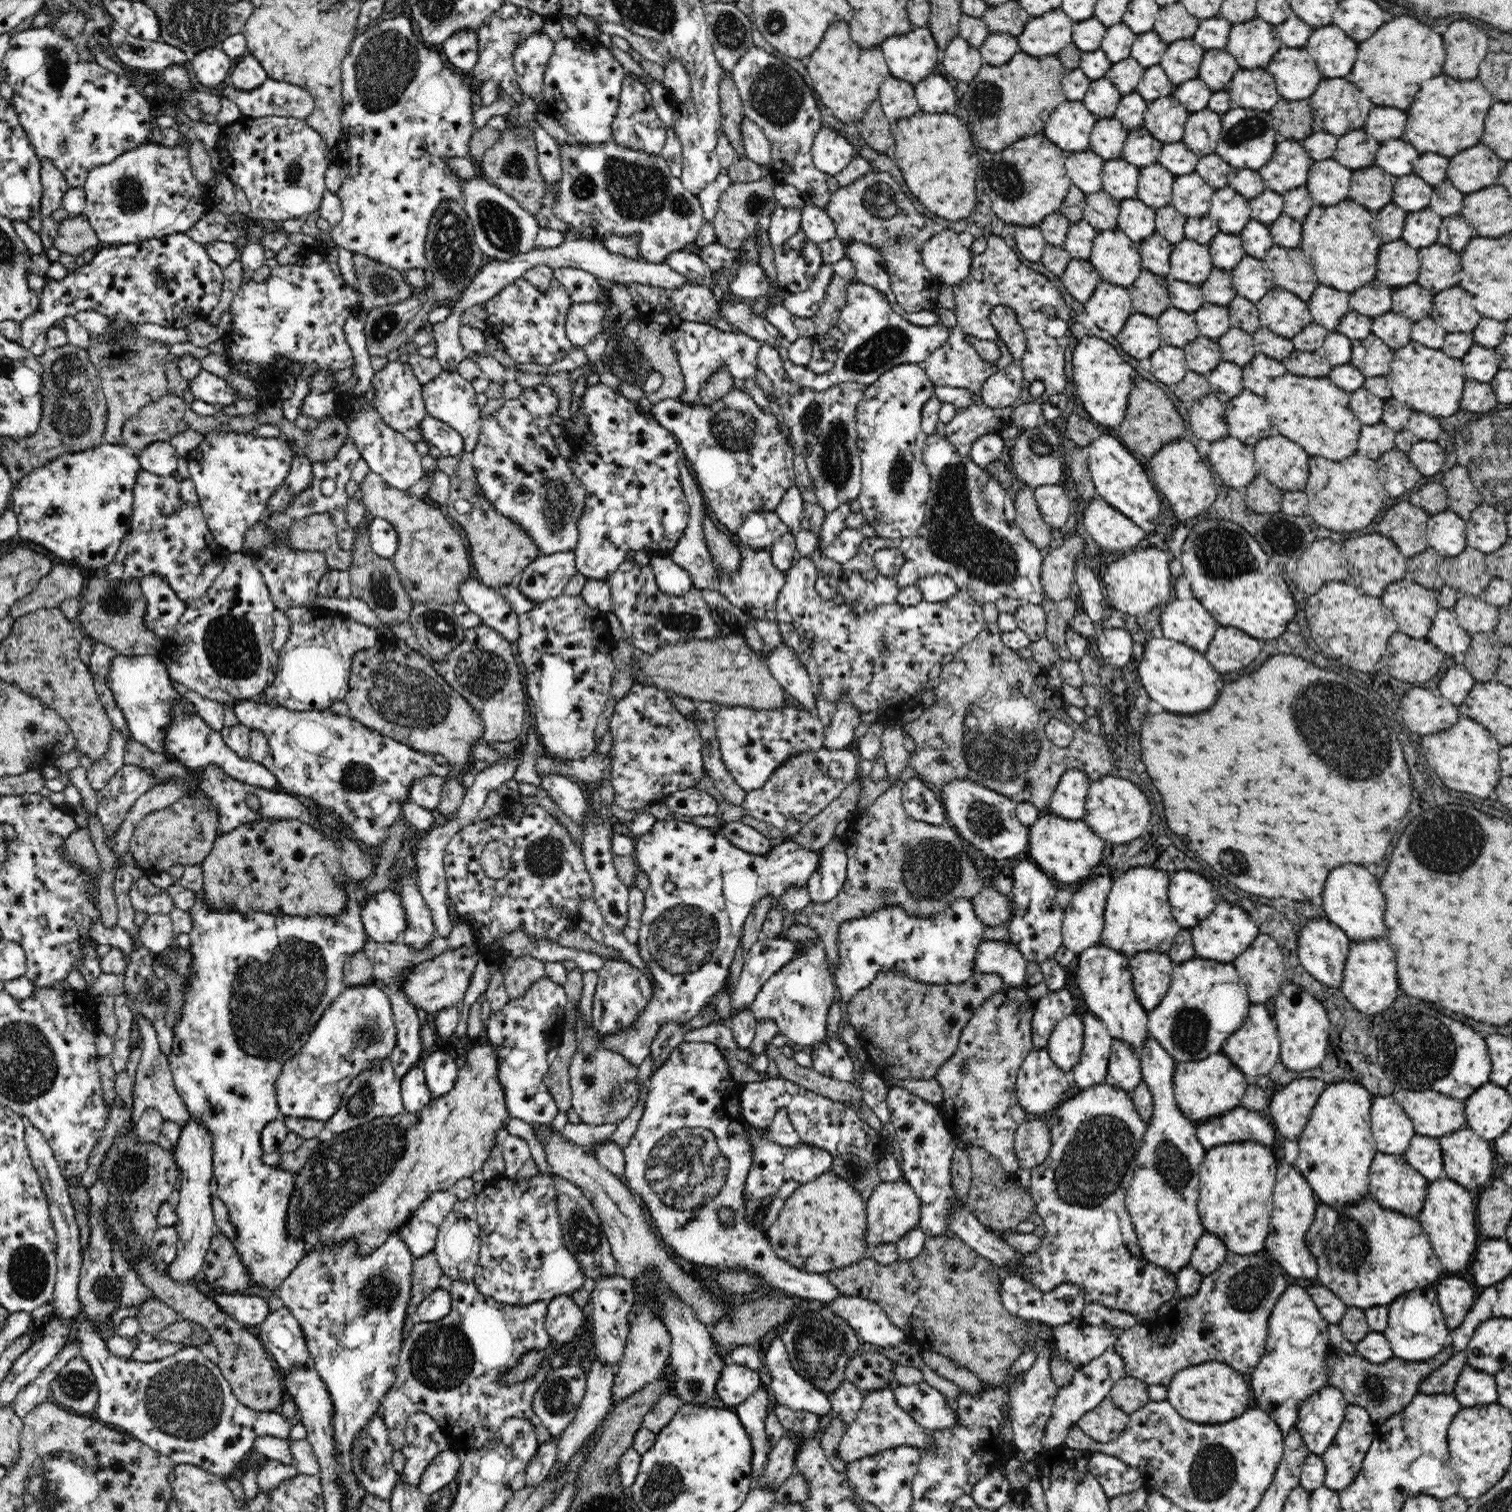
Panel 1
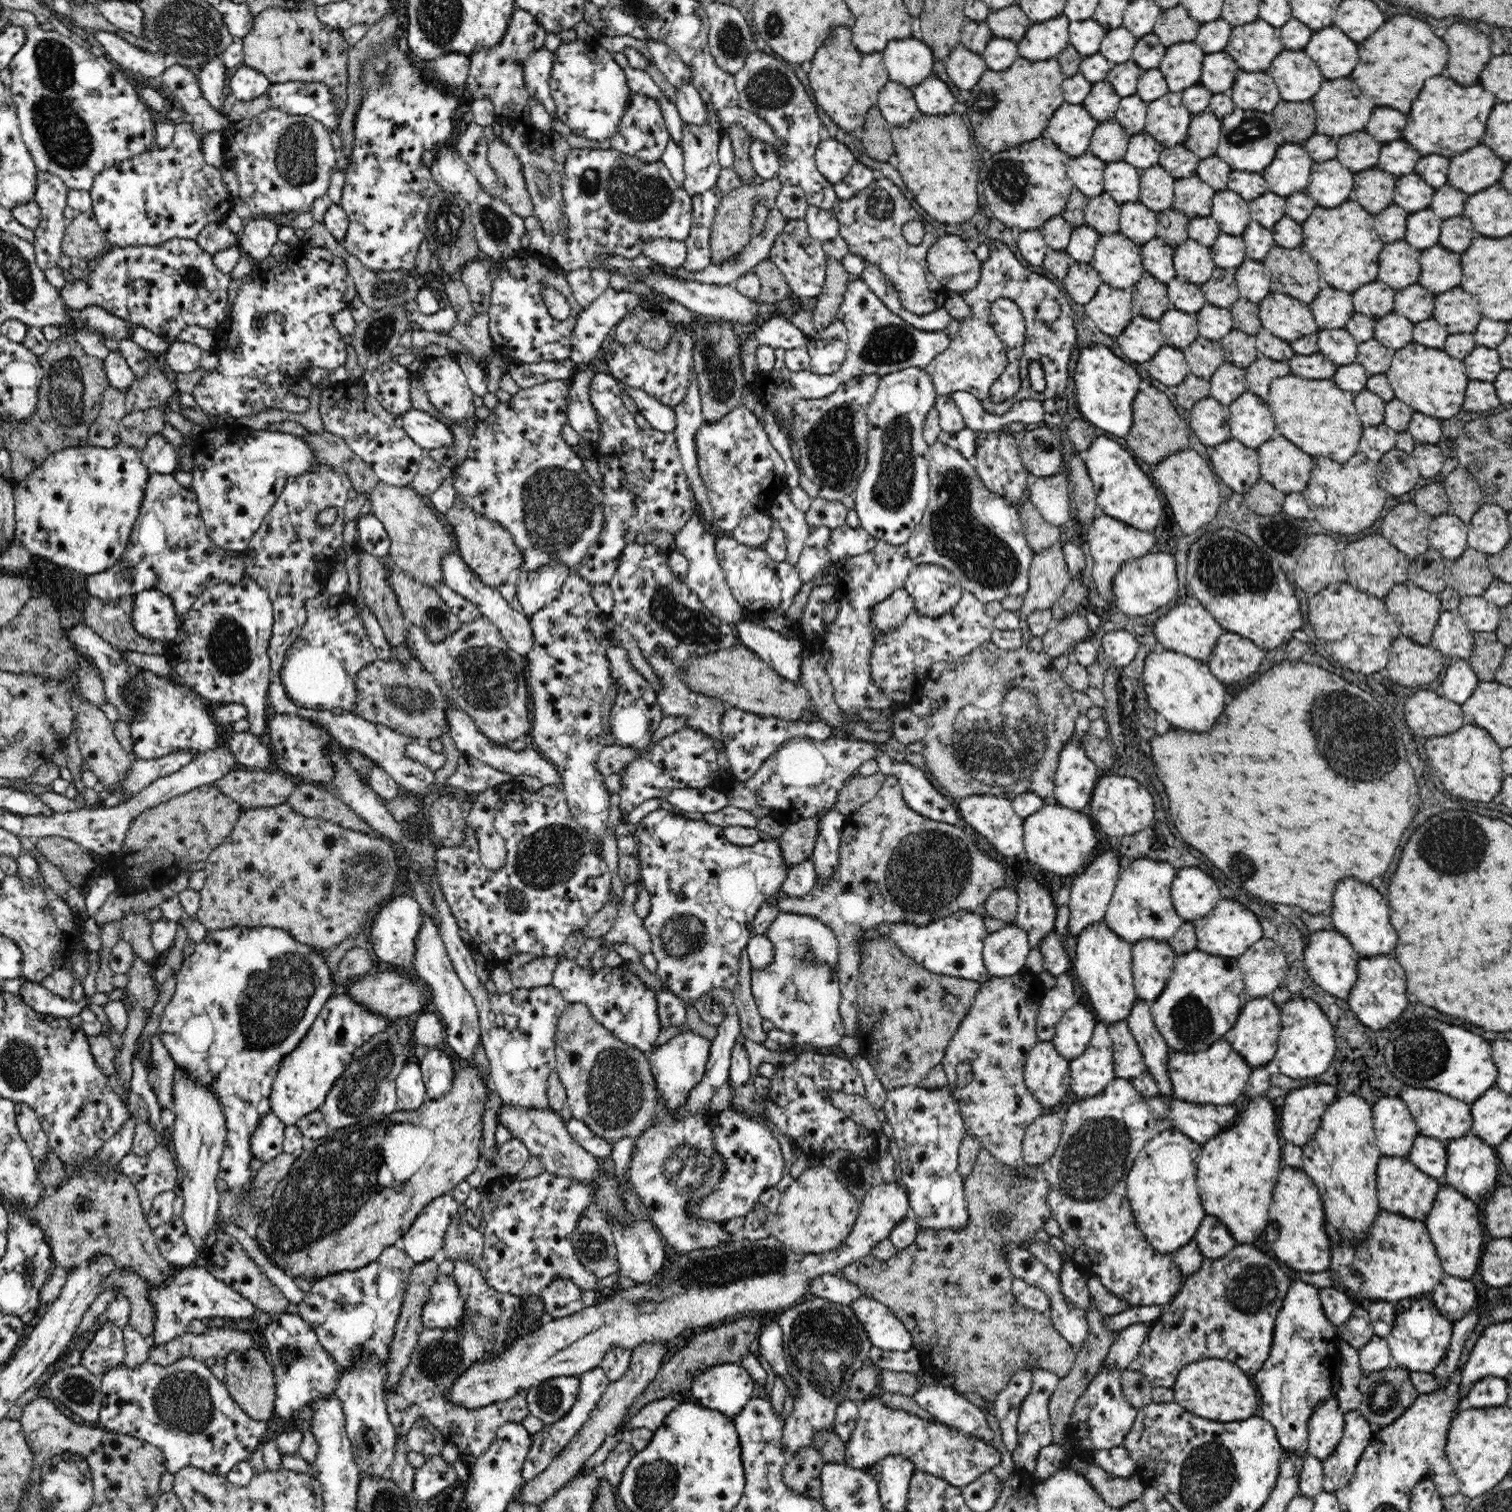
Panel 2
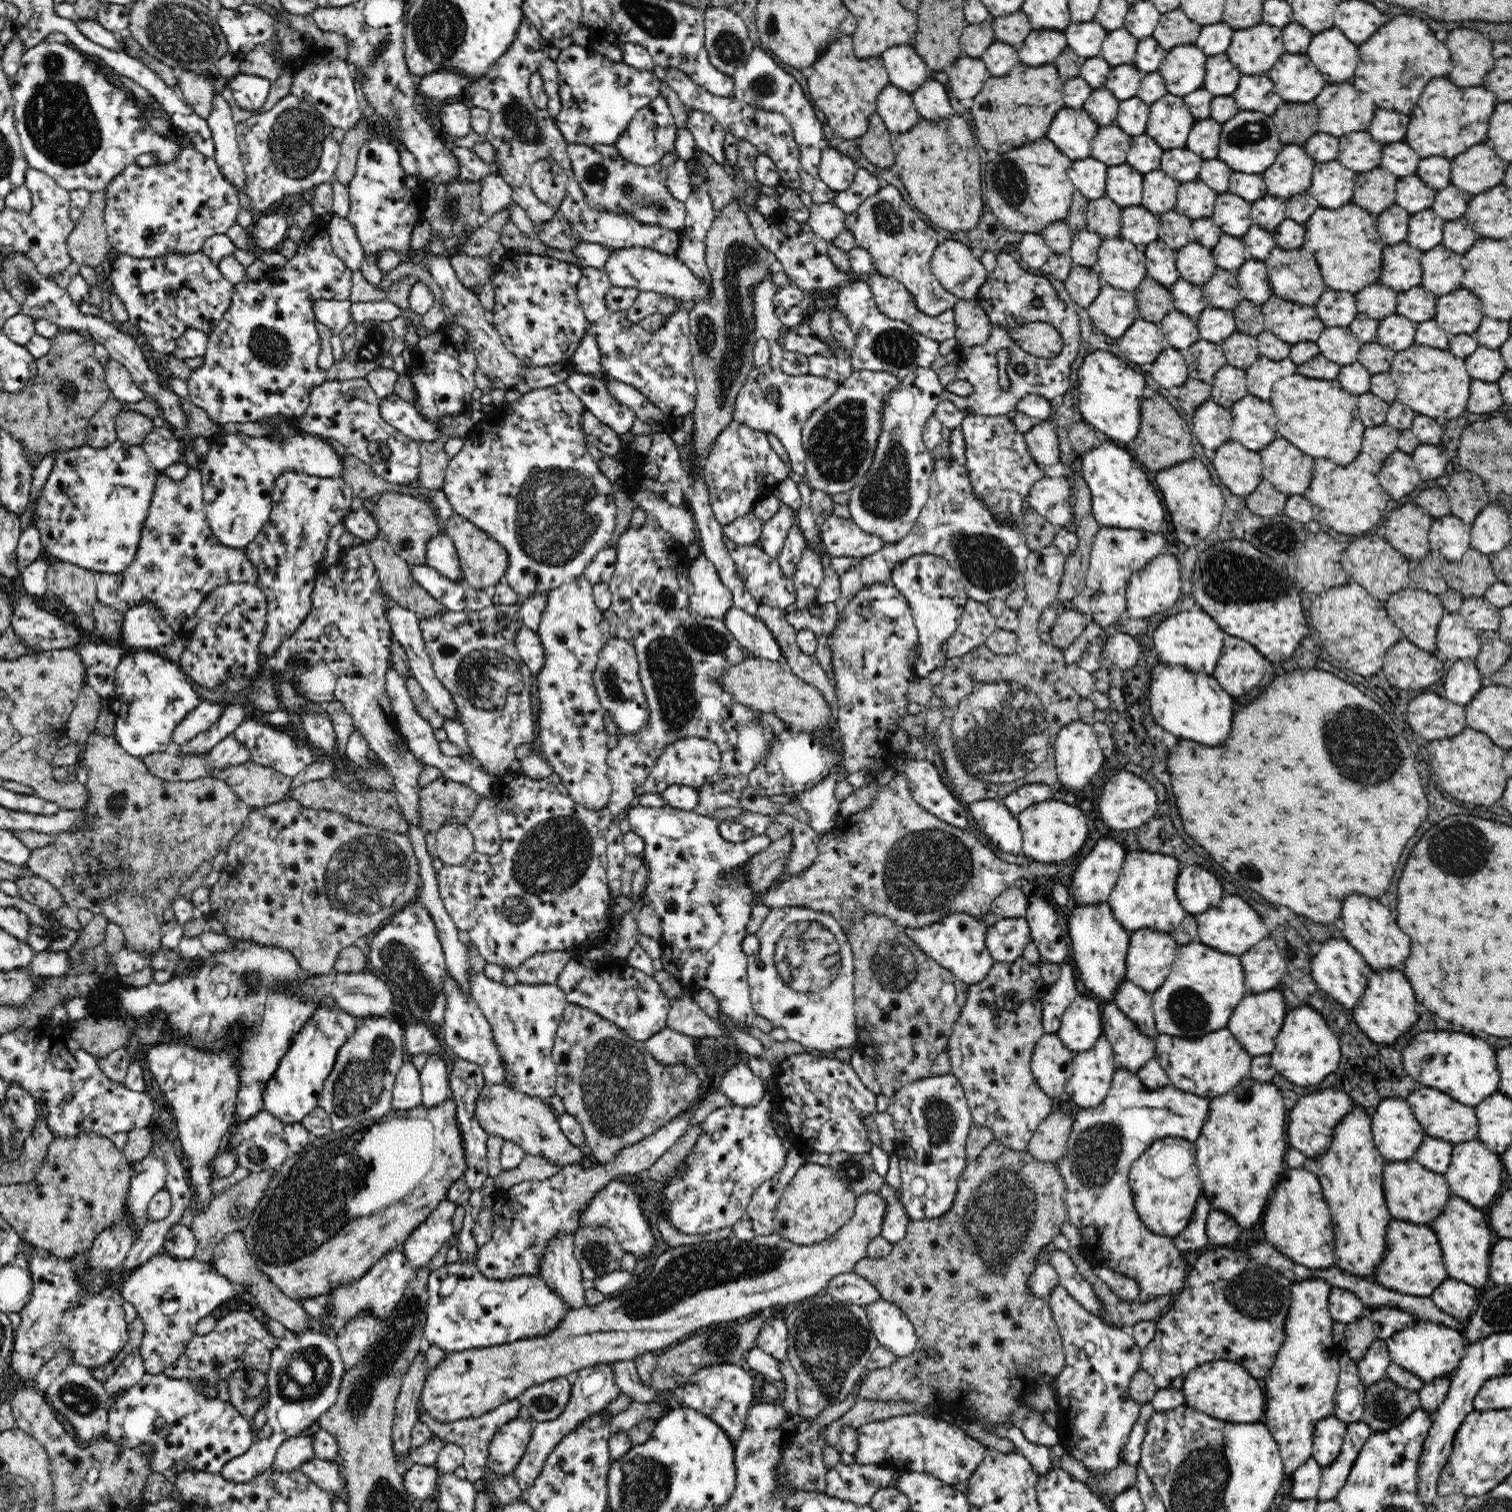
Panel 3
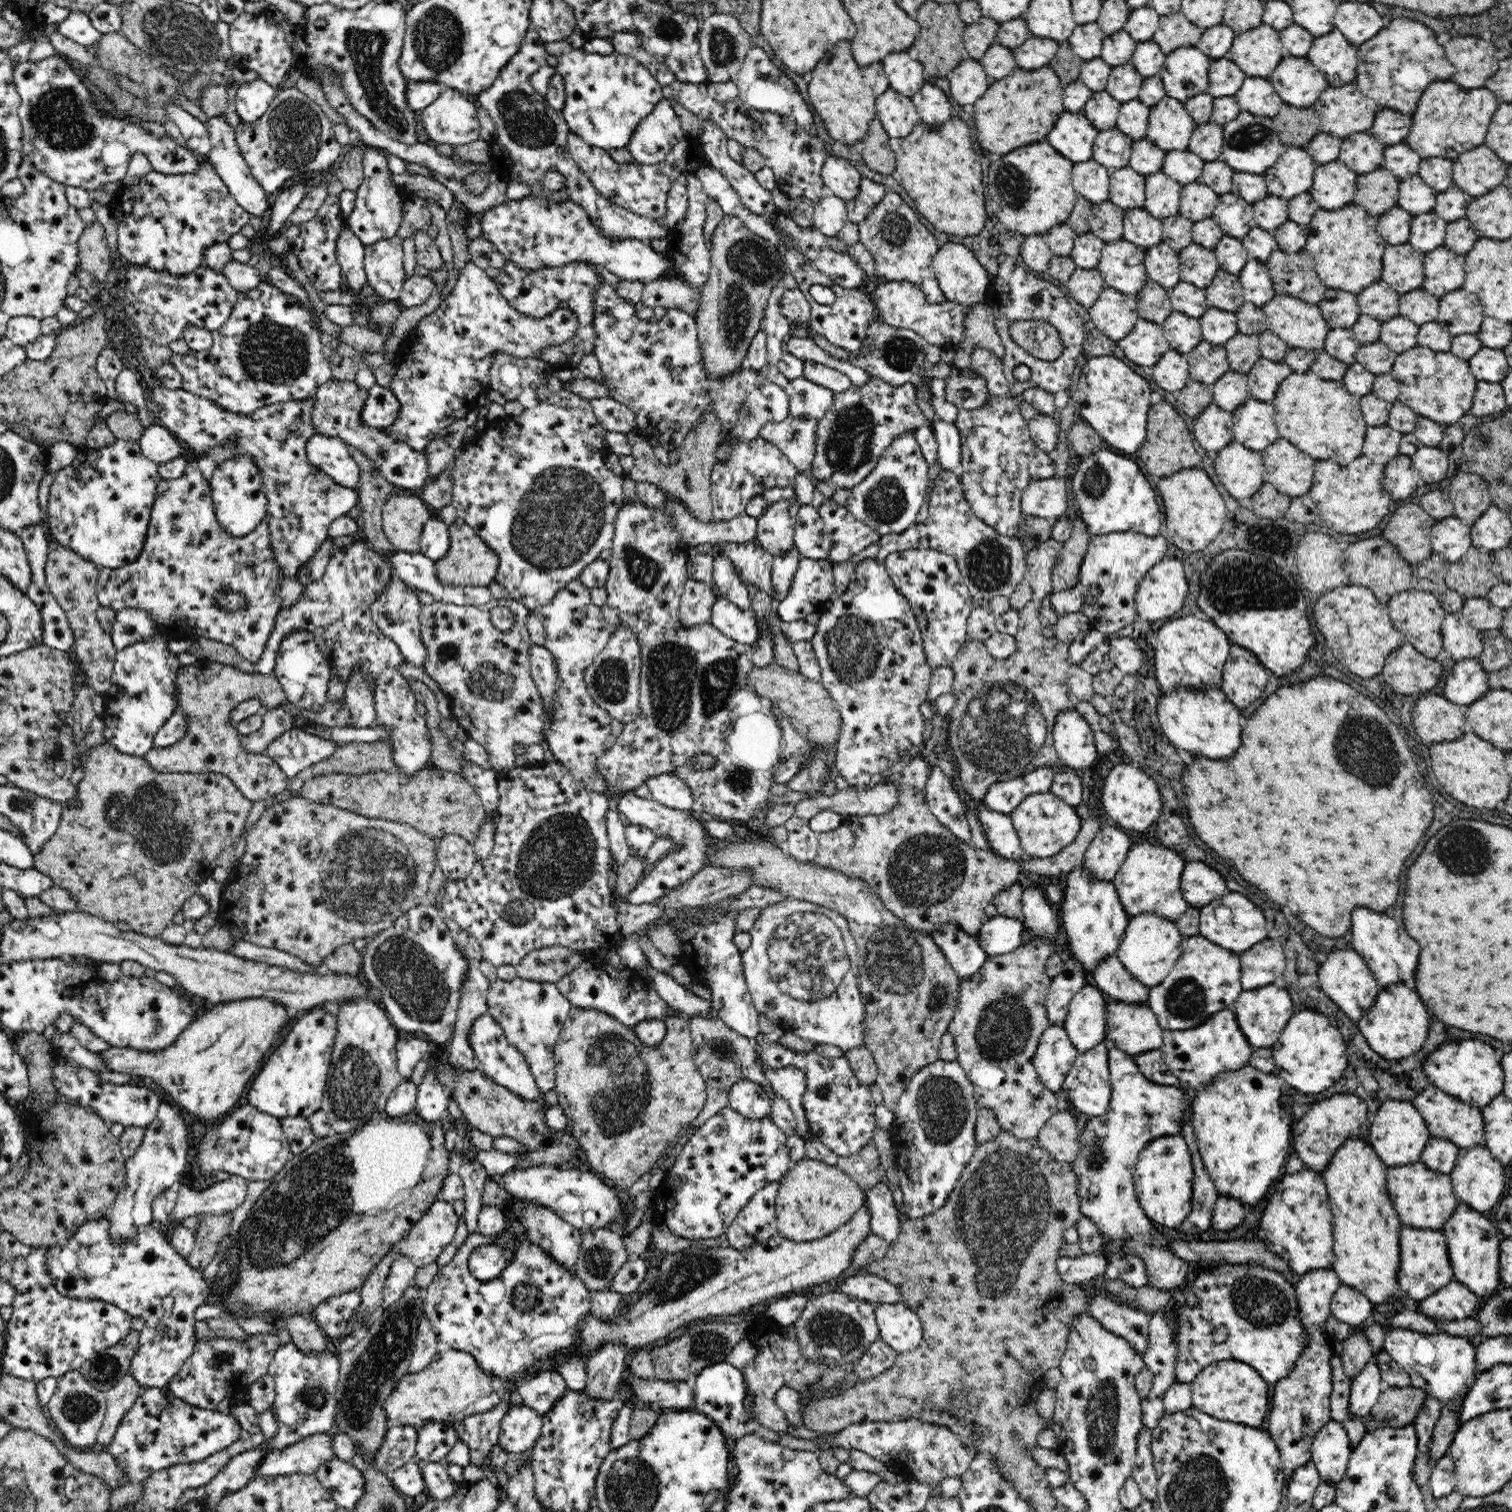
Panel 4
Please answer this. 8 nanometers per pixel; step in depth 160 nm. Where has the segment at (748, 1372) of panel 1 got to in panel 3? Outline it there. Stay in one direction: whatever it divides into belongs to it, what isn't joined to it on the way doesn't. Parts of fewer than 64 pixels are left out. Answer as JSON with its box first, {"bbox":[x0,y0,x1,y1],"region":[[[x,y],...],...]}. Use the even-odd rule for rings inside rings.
{"bbox":[678,1364,758,1448],"region":[[[719,1364],[701,1368],[693,1374],[678,1391],[684,1406],[710,1417],[728,1435],[736,1448],[745,1427],[747,1412],[752,1406],[752,1396],[758,1384],[754,1378],[738,1364]]]}

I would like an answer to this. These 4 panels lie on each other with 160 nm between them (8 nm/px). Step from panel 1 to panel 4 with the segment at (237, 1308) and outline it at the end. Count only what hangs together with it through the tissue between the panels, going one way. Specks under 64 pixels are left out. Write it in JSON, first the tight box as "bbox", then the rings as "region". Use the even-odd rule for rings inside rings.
{"bbox":[45,1214,212,1389],"region":[[[104,1214],[94,1220],[86,1220],[80,1224],[77,1232],[64,1244],[45,1248],[46,1271],[52,1279],[52,1285],[60,1295],[73,1300],[100,1300],[112,1304],[131,1317],[139,1317],[145,1321],[145,1327],[139,1336],[139,1345],[131,1360],[128,1373],[136,1379],[136,1383],[145,1389],[164,1388],[173,1376],[190,1358],[196,1346],[194,1339],[195,1311],[207,1302],[212,1290],[202,1278],[202,1273],[170,1245],[169,1229],[163,1228],[154,1219],[150,1224],[140,1228],[132,1237],[116,1243],[110,1235],[110,1218]]]}

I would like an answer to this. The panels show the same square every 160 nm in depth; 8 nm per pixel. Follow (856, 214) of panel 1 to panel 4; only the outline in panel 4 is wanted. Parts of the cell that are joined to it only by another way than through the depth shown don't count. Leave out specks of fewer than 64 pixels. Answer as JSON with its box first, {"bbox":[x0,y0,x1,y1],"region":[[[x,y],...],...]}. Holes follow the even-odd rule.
{"bbox":[858,191,944,302],"region":[[[894,191],[884,195],[862,224],[858,224],[859,242],[874,254],[875,280],[912,282],[926,294],[930,302],[944,302],[944,294],[939,288],[933,270],[934,256],[939,252],[936,238],[920,223],[916,212]]]}

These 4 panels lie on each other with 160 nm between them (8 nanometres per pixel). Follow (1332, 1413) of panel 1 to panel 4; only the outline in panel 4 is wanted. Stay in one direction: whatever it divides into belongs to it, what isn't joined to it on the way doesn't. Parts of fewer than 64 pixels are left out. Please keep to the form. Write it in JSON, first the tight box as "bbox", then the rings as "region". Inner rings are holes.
{"bbox":[1311,1420,1353,1485],"region":[[[1332,1420],[1326,1423],[1317,1432],[1311,1448],[1311,1461],[1316,1465],[1320,1480],[1339,1485],[1353,1450],[1342,1424]]]}

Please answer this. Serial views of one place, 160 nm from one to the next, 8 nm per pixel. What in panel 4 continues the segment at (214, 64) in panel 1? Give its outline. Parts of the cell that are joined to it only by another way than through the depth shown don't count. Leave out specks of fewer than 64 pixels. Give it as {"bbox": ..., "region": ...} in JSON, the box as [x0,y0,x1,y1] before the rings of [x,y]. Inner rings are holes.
{"bbox":[205,117,271,225],"region":[[[210,117],[205,125],[209,130],[212,145],[206,160],[210,161],[216,169],[220,178],[229,188],[230,194],[235,198],[236,203],[253,217],[259,217],[267,225],[268,215],[271,210],[268,199],[266,199],[267,192],[252,176],[250,167],[240,154],[238,145],[236,145],[236,139],[234,138],[234,127],[226,123],[223,117]]]}

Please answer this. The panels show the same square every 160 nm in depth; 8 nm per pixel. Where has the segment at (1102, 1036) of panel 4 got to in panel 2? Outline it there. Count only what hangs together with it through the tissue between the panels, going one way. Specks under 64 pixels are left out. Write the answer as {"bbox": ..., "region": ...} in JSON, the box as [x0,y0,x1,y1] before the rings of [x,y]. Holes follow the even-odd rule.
{"bbox":[1052,1002,1098,1060],"region":[[[1078,1002],[1059,1020],[1052,1044],[1062,1056],[1074,1060],[1086,1050],[1098,1021],[1090,1008]]]}

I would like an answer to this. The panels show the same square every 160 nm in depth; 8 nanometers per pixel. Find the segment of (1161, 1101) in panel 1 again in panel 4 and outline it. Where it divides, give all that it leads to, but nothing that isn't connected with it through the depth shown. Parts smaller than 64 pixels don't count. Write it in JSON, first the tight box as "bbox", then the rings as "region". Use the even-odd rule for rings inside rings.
{"bbox":[1089,954,1193,1228],"region":[[[1110,954],[1100,960],[1089,977],[1108,999],[1132,1004],[1147,1002],[1149,988],[1128,972],[1116,954]],[[1178,1134],[1150,1140],[1140,1151],[1134,1168],[1134,1187],[1140,1207],[1151,1221],[1172,1228],[1182,1225],[1191,1212],[1193,1179],[1190,1151],[1184,1137]]]}

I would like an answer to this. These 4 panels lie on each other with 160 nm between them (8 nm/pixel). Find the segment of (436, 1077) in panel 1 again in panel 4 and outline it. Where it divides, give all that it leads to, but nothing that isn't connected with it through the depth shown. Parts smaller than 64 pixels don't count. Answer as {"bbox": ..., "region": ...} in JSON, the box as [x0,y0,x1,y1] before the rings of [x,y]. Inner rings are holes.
{"bbox":[415,1068,449,1122],"region":[[[429,1068],[422,1083],[417,1086],[415,1112],[424,1122],[442,1121],[449,1101],[444,1085],[436,1079],[434,1069]]]}

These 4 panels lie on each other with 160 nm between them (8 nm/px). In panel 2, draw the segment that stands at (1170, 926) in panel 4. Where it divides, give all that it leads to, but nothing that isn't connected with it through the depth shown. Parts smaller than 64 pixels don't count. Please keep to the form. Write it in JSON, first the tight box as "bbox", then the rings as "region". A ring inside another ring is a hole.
{"bbox":[1131,938,1177,1004],"region":[[[1146,938],[1132,944],[1131,957],[1137,997],[1151,1004],[1166,988],[1177,954],[1168,942]]]}

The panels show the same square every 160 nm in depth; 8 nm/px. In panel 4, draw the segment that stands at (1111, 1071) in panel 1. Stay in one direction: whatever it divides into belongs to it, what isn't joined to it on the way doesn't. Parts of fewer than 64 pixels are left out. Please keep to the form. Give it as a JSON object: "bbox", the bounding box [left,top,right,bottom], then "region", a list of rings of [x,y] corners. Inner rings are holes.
{"bbox":[1106,999,1164,1055],"region":[[[1108,999],[1106,1020],[1107,1041],[1113,1042],[1116,1048],[1128,1054],[1137,1055],[1140,1052],[1146,1052],[1146,1050],[1161,1048],[1163,1045],[1164,1030],[1154,1011],[1146,1002],[1139,1001],[1138,1004],[1132,1004],[1131,1002]]]}

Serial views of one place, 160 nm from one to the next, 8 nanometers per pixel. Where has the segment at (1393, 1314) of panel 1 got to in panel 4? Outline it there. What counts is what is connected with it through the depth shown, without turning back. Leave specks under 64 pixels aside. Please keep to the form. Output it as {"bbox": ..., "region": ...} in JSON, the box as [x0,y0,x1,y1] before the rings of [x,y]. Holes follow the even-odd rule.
{"bbox":[1382,1328,1477,1404],"region":[[[1390,1328],[1382,1350],[1386,1351],[1408,1374],[1410,1386],[1422,1389],[1442,1404],[1464,1398],[1474,1386],[1477,1372],[1476,1346],[1466,1337],[1448,1333],[1424,1334],[1406,1328]]]}

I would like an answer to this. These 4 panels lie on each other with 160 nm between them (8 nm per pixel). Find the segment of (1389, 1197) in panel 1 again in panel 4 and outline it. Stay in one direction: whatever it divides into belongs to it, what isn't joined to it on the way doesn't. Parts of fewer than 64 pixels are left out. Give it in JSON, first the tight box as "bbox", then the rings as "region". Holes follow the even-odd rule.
{"bbox":[1387,1161,1459,1231],"region":[[[1422,1161],[1387,1168],[1387,1192],[1403,1226],[1440,1231],[1459,1206],[1449,1175],[1432,1171]]]}

